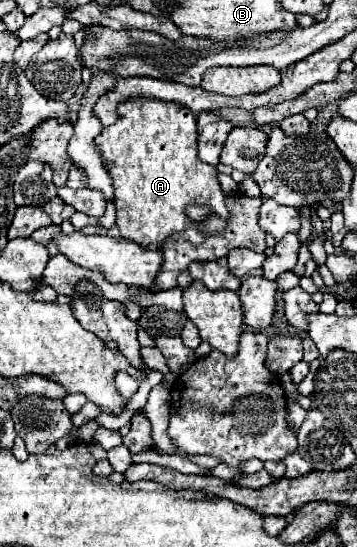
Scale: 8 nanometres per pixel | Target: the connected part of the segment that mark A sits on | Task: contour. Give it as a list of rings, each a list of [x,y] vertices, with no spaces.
[[[133,99],[119,105],[119,119],[115,125],[105,127],[97,139],[97,147],[101,149],[101,159],[105,161],[107,173],[113,179],[115,187],[115,207],[117,207],[117,227],[123,239],[135,241],[141,247],[161,249],[165,239],[173,233],[185,231],[189,223],[185,209],[187,205],[201,205],[211,209],[211,215],[205,217],[197,227],[205,235],[219,235],[229,219],[229,211],[225,207],[225,195],[217,181],[217,169],[203,163],[197,155],[197,121],[195,115],[181,107],[179,103],[165,103],[159,99]]]

